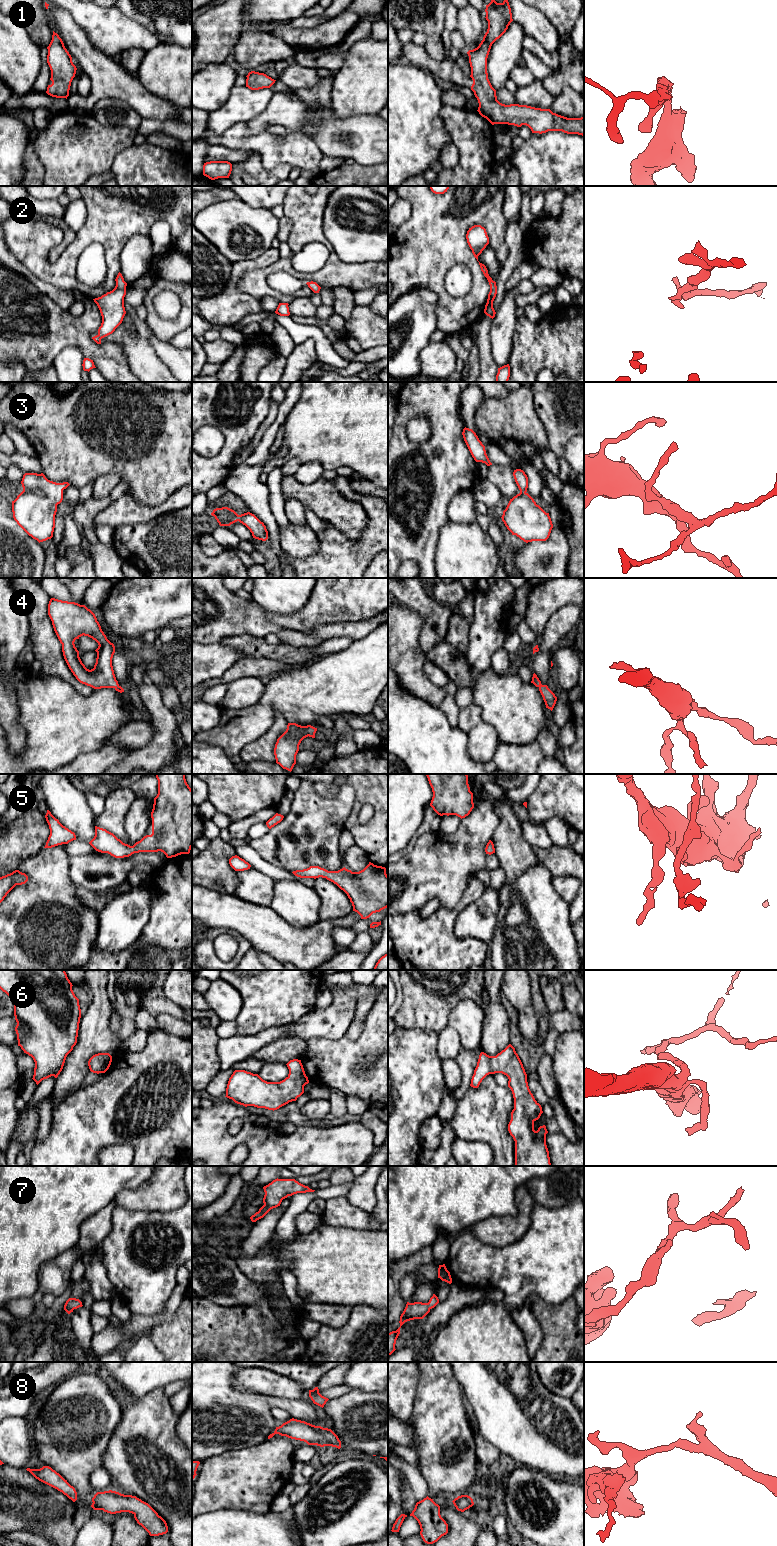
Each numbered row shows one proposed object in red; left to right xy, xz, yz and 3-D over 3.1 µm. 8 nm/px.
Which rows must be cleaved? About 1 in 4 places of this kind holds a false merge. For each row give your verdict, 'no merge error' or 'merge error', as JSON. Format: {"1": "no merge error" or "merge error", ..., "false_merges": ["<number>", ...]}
{"1": "no merge error", "2": "no merge error", "3": "no merge error", "4": "no merge error", "5": "no merge error", "6": "no merge error", "7": "no merge error", "8": "no merge error", "false_merges": []}

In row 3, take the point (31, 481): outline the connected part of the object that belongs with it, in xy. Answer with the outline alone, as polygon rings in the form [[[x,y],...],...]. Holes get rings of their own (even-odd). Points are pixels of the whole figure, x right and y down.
[[[25,473],[21,484],[23,491],[12,501],[14,520],[39,543],[51,539],[57,505],[70,484],[50,481],[43,473]]]

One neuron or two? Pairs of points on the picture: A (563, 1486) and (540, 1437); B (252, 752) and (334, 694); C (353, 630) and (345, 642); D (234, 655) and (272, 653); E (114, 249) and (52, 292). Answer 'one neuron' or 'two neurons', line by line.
A: two neurons
B: two neurons
C: two neurons
D: two neurons
E: two neurons

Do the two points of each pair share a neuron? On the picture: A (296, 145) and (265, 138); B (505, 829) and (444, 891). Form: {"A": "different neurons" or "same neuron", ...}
{"A": "same neuron", "B": "different neurons"}

